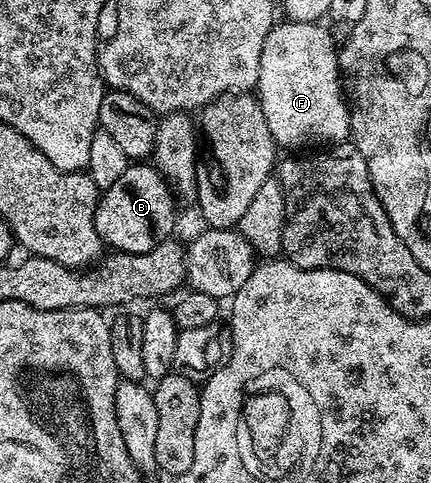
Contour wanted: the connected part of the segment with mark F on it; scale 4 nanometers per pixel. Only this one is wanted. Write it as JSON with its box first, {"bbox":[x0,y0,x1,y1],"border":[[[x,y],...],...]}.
{"bbox":[256,20,351,149],"border":[[[282,20],[272,26],[262,44],[256,96],[271,135],[283,149],[337,145],[351,135],[351,111],[341,84],[338,46],[323,26],[320,22]]]}

